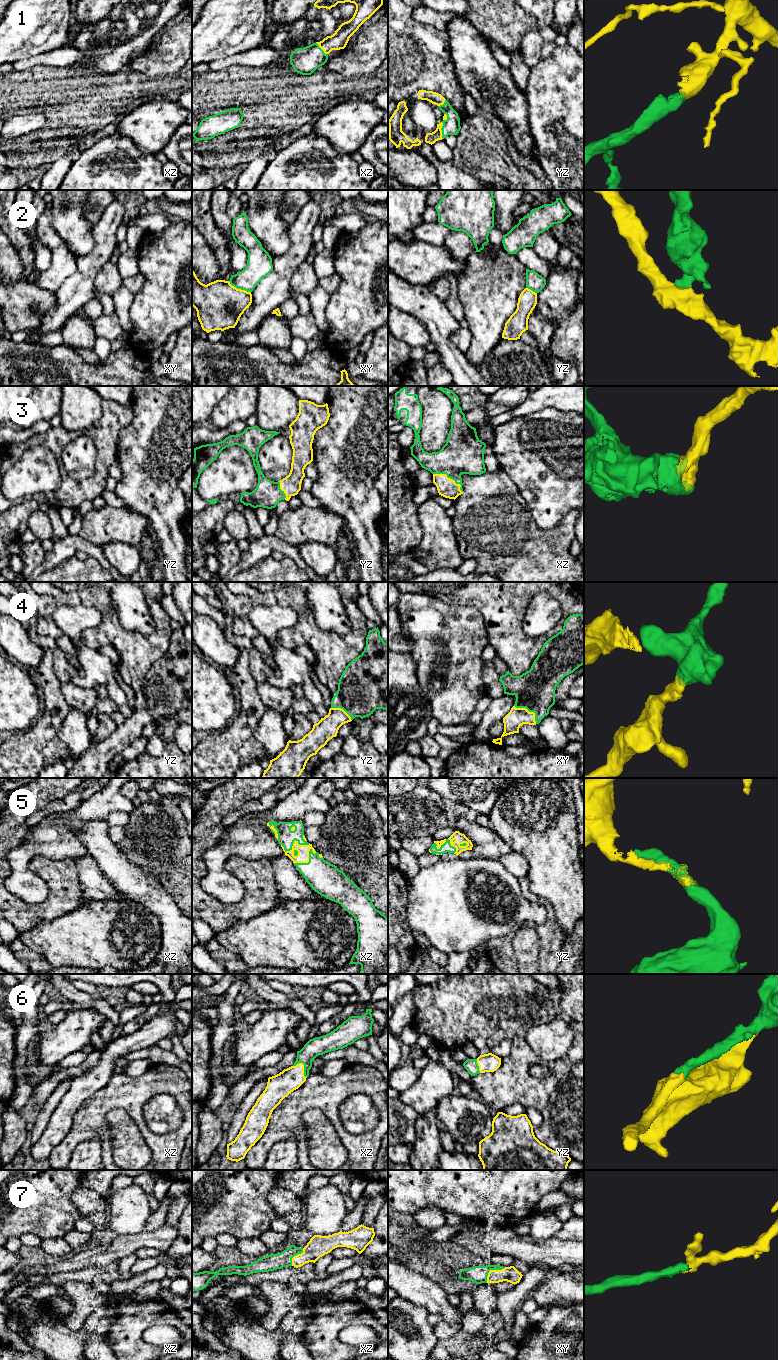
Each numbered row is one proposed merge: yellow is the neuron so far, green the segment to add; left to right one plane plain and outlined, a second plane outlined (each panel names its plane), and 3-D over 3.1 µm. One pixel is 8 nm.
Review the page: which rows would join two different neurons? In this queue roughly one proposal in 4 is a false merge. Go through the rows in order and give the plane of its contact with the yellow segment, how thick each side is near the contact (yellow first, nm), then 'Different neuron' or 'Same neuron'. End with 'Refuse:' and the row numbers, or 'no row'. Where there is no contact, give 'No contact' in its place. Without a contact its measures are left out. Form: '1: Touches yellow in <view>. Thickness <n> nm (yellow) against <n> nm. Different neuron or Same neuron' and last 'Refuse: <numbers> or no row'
1: Touches yellow in yz. Thickness 90 nm (yellow) against 140 nm. Same neuron
2: Touches yellow in xy. Thickness 380 nm (yellow) against 200 nm. Different neuron
3: Touches yellow in xz. Thickness 150 nm (yellow) against 320 nm. Same neuron
4: Touches yellow in xy. Thickness 150 nm (yellow) against 320 nm. Same neuron
5: Touches yellow in xz. Thickness 100 nm (yellow) against 140 nm. Same neuron
6: Touches yellow in xz. Thickness 190 nm (yellow) against 150 nm. Same neuron
7: Touches yellow in xy. Thickness 130 nm (yellow) against 140 nm. Same neuron
Refuse: 2

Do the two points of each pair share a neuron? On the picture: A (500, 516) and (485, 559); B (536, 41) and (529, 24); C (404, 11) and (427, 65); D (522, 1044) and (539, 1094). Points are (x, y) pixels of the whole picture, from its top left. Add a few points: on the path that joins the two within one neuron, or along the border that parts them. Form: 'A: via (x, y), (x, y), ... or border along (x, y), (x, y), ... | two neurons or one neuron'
A: via (497, 527), (496, 548) | one neuron
B: border along (538, 29), (530, 29), (521, 38), (518, 49) | two neurons
C: via (404, 24), (404, 38), (418, 52) | one neuron
D: via (522, 1056), (522, 1077), (527, 1082) | one neuron

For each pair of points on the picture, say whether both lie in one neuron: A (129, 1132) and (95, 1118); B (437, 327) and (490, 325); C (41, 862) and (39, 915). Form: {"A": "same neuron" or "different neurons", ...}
{"A": "different neurons", "B": "different neurons", "C": "same neuron"}

